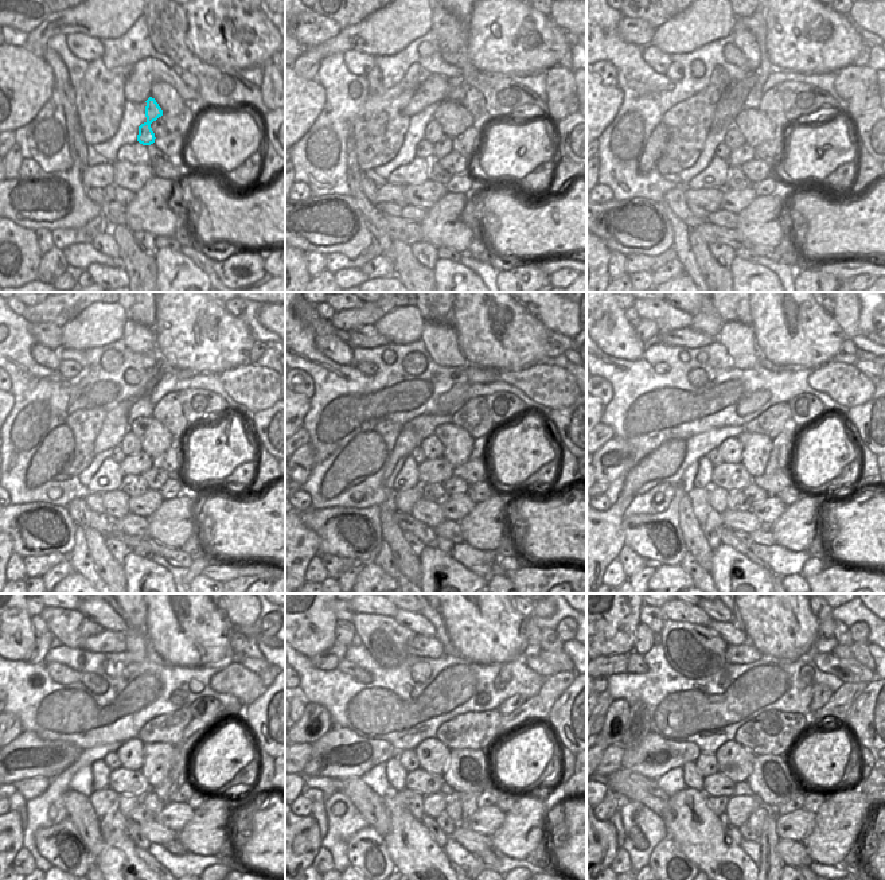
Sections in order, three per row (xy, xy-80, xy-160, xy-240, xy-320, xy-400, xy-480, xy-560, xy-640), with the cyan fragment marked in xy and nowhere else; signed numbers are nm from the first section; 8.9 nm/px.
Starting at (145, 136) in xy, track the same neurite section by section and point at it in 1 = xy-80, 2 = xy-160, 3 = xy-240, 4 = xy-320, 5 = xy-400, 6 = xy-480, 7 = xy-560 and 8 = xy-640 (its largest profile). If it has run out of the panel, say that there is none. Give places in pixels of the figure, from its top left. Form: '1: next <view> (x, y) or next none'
1: next xy-80 (433, 133)
2: next xy-160 (733, 139)
3: next xy-240 (129, 444)
4: next xy-320 (432, 447)
5: next xy-400 (730, 450)
6: next xy-480 (131, 754)
7: next xy-560 (432, 754)
8: next xy-640 (736, 762)

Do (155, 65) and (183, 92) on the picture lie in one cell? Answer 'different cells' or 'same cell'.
same cell

